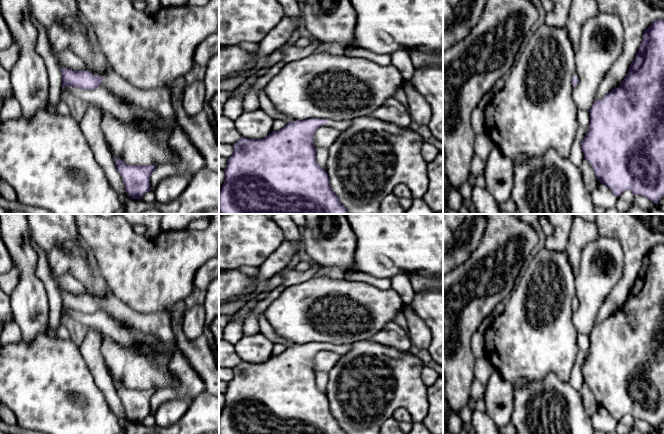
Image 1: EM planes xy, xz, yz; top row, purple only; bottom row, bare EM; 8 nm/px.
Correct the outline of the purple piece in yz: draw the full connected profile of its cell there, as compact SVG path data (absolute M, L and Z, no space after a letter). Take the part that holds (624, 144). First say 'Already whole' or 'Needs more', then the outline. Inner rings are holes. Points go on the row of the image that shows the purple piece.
Already whole. M664 20L653 22L644 32L642 42L621 85L594 102L588 131L581 147L598 182L619 197L626 190L643 195L656 204L664 195Z

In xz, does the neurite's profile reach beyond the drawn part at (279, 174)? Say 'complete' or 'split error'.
split error

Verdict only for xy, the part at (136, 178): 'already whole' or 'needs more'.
already whole

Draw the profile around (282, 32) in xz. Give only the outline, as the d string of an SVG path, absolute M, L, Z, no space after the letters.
M284 16L267 36L260 41L258 44L259 49L254 53L254 59L250 63L250 67L254 68L260 59L269 56L275 50L284 46L292 37L295 27L295 21L288 16Z

